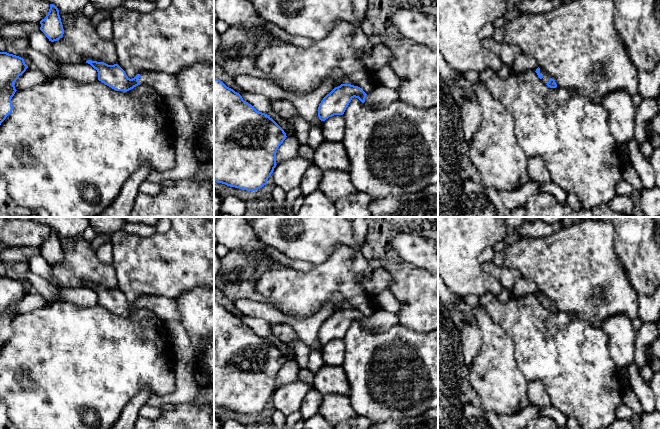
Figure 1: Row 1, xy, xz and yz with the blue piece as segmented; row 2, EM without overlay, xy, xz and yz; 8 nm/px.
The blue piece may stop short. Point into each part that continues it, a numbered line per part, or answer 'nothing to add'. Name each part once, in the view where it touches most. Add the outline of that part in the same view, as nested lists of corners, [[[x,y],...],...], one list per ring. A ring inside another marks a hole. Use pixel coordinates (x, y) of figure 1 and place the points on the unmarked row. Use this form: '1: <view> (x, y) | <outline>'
1: yz (546, 302) | [[[540,292],[540,297],[544,300],[541,304],[545,308],[547,308],[549,306],[549,304],[550,304],[551,301],[543,293],[541,293],[541,292]]]

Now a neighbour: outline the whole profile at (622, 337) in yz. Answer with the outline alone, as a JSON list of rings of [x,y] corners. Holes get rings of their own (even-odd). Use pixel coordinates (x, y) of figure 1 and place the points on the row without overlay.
[[[614,315],[607,318],[601,327],[608,335],[609,348],[617,368],[625,368],[635,362],[636,335],[632,321],[626,315]]]

